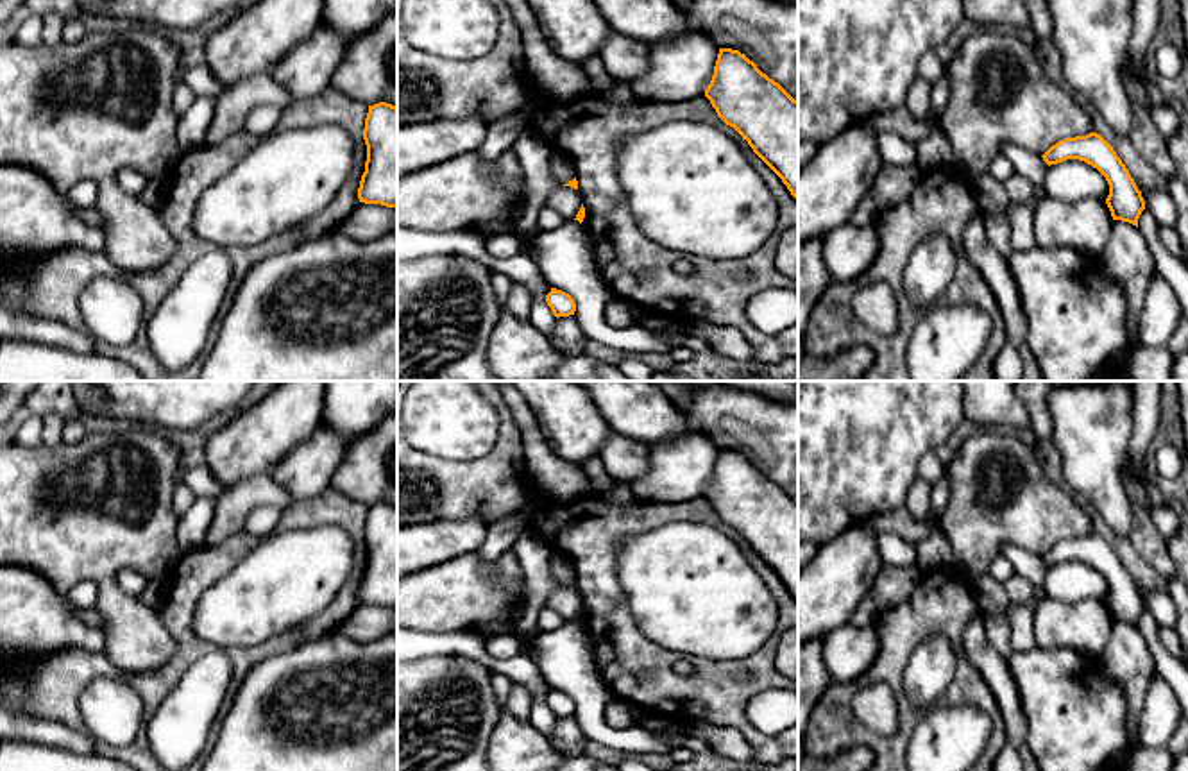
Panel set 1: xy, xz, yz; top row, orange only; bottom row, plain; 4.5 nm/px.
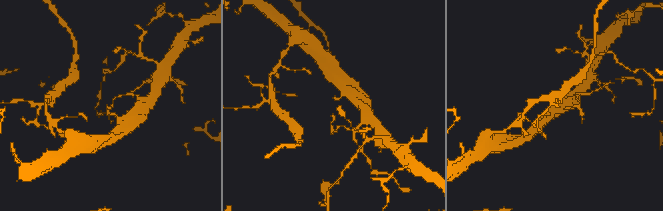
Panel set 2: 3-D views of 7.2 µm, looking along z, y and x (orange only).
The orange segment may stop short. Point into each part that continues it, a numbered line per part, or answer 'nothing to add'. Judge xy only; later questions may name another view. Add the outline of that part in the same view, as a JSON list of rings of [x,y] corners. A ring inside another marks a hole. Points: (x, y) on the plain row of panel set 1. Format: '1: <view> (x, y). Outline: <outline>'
nothing to add

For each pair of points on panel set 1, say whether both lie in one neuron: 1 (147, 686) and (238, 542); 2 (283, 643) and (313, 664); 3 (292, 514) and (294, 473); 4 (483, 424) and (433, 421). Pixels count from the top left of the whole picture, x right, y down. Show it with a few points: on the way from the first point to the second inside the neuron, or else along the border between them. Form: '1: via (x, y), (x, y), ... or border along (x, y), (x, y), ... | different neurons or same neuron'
1: via (181, 655), (181, 596), (199, 578) | same neuron
2: border along (330, 632), (285, 652), (267, 655), (253, 666) | different neurons
3: border along (330, 487), (313, 498), (292, 505) | different neurons
4: via (471, 424), (446, 421) | same neuron

